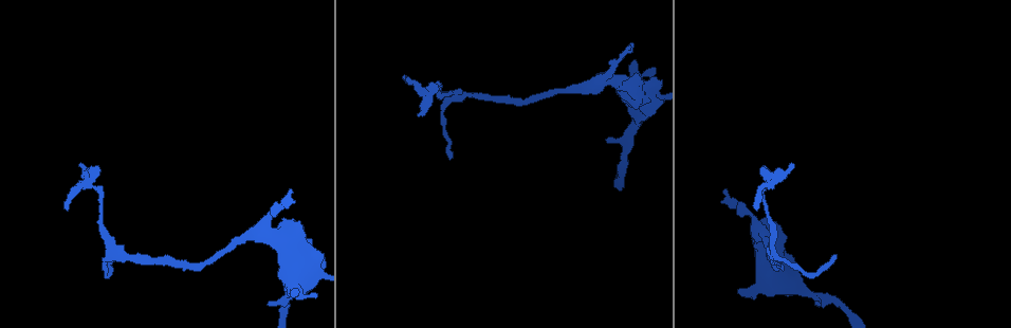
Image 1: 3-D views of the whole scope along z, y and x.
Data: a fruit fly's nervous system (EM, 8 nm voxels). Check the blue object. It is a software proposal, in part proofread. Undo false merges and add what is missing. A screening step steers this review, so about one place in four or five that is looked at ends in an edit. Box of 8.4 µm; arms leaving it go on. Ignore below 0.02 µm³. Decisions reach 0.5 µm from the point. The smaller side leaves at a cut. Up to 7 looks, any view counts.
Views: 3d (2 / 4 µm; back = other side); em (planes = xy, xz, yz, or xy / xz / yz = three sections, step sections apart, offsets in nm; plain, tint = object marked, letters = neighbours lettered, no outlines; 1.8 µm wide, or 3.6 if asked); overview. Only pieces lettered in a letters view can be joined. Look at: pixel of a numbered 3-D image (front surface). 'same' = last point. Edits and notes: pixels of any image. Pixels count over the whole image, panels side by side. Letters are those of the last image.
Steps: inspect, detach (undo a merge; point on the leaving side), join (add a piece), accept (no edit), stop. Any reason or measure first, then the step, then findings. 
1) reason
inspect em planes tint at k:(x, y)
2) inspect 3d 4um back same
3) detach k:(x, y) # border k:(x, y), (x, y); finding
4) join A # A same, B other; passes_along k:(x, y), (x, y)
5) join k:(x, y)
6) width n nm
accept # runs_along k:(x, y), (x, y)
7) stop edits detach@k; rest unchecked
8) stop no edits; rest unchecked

thick turns thin
inspect em 3.6um planes letters at 1:(283, 241)

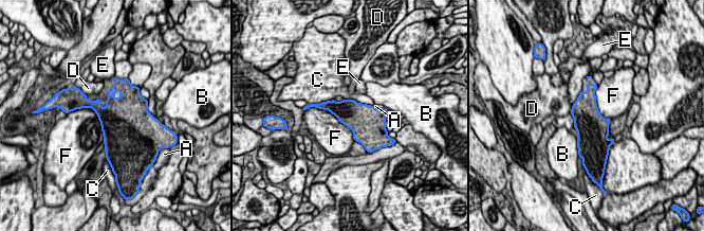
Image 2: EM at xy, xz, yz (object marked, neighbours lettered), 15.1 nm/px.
width 460 nm
accept # A other, B other, C other, D other, E other, F other; border 2:(314, 106), (329, 110), (354, 140); all the same neuron

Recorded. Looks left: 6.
thin end
inspect 3d 4um at 1:(266, 305)

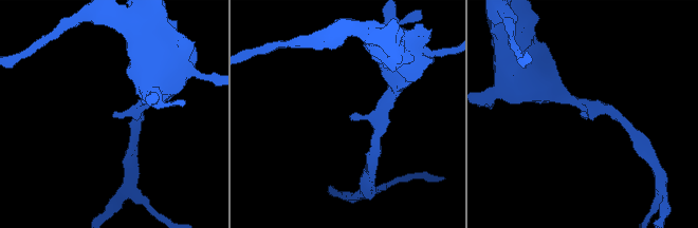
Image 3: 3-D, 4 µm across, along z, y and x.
inspect em yz step 16 tint at 3:(587, 117)

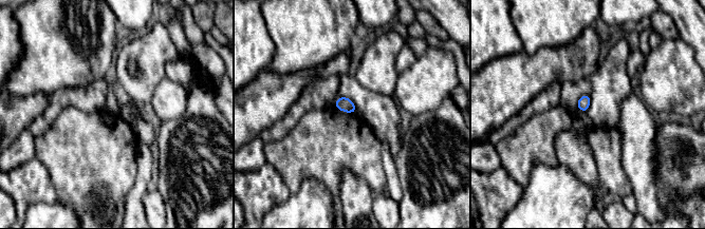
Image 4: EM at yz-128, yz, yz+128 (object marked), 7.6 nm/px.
inspect em yz step 16 letters same

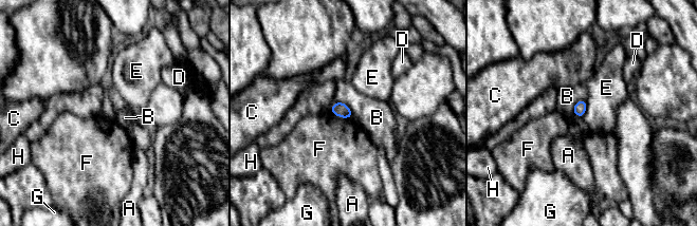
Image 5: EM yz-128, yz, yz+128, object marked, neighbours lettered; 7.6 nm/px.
longest_contact B 180 nm
accept # A other, B other, C other, D other, E other, F other, G other, H other; border 5:(330, 112), (341, 117), (351, 117); no lettered piece goes on from it

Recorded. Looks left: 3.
calibre changes
inspect 3d 4um at 1:(441, 85)

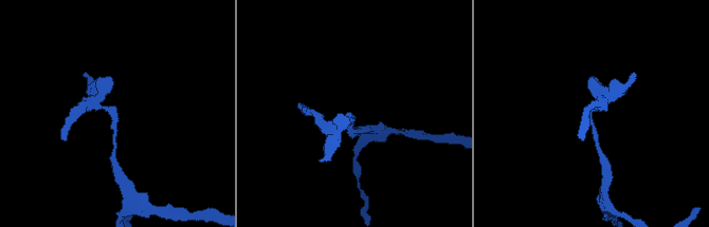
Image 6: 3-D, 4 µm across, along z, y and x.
shape alone is not enough
inspect em planes letters at 6:(113, 130)

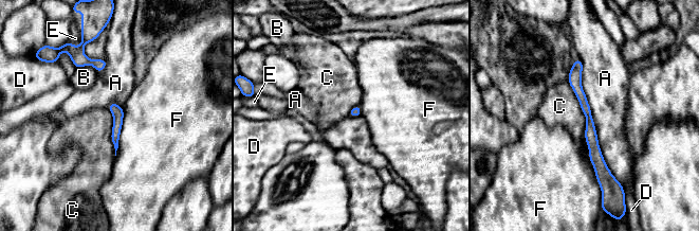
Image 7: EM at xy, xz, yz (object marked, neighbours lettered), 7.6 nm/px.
accept # A other, B other, C other, D other, E other, F other; runs_along 7:(576, 63), (576, 87), (600, 176); continuous, no second neuron

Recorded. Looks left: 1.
stop no edits; rest unchecked

